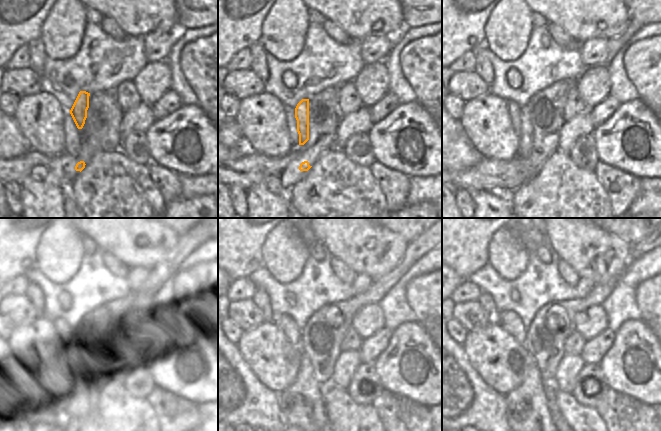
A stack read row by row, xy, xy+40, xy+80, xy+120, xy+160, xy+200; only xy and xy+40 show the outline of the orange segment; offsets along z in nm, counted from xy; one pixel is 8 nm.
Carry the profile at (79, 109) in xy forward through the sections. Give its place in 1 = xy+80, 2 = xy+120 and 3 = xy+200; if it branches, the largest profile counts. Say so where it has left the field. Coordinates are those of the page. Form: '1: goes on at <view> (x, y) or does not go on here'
1: goes on at xy+80 (526, 136)
2: goes on at xy+120 (83, 397)
3: goes on at xy+200 (528, 414)

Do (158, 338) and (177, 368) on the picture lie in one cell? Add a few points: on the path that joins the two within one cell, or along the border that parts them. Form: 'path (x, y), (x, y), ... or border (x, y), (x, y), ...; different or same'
border (171, 329), (164, 341), (151, 354), (144, 357); different

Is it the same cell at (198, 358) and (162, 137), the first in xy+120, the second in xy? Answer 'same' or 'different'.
same

